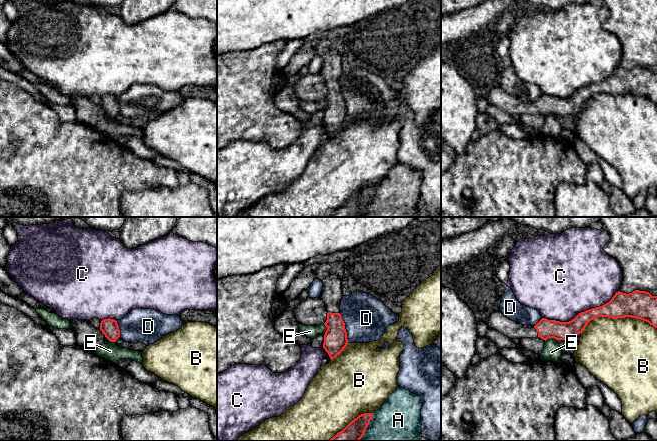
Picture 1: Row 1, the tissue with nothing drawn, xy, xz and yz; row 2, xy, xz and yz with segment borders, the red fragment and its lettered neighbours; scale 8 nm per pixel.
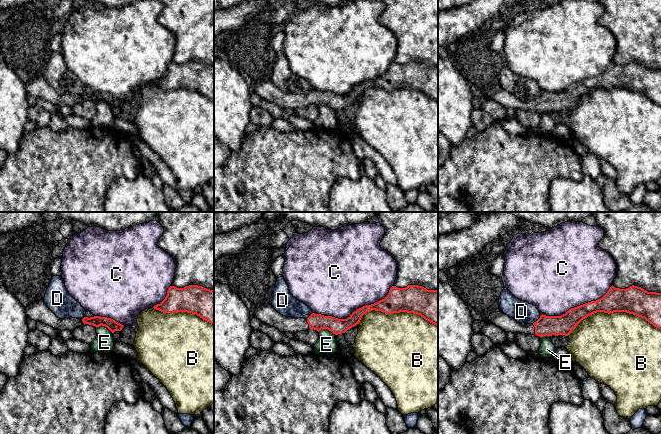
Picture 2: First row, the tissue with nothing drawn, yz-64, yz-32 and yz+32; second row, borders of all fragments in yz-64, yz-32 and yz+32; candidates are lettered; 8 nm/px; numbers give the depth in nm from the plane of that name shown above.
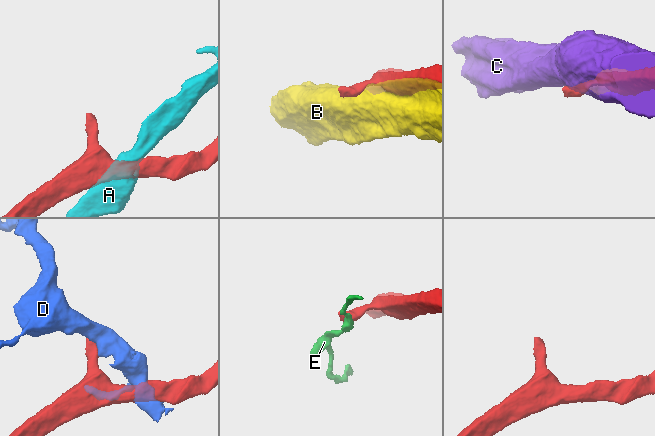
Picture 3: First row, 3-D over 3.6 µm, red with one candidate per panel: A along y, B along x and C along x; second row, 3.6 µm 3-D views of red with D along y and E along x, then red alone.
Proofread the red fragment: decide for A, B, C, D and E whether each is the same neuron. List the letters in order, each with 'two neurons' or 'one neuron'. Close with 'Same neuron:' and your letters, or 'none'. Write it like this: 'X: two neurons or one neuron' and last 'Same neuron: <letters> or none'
A: two neurons
B: two neurons
C: two neurons
D: two neurons
E: two neurons
Same neuron: none

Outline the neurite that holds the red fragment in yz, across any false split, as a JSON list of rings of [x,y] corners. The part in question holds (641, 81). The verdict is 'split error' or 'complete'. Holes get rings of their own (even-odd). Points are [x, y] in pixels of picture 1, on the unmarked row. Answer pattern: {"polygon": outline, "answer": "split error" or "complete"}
{"polygon": [[[635,66],[626,70],[616,68],[612,75],[596,84],[579,89],[569,98],[542,94],[535,102],[522,101],[504,92],[500,87],[493,88],[486,99],[510,115],[538,114],[543,116],[572,116],[582,109],[587,100],[597,93],[612,95],[631,93],[648,98],[657,104],[657,72],[649,68]]], "answer": "split error"}

